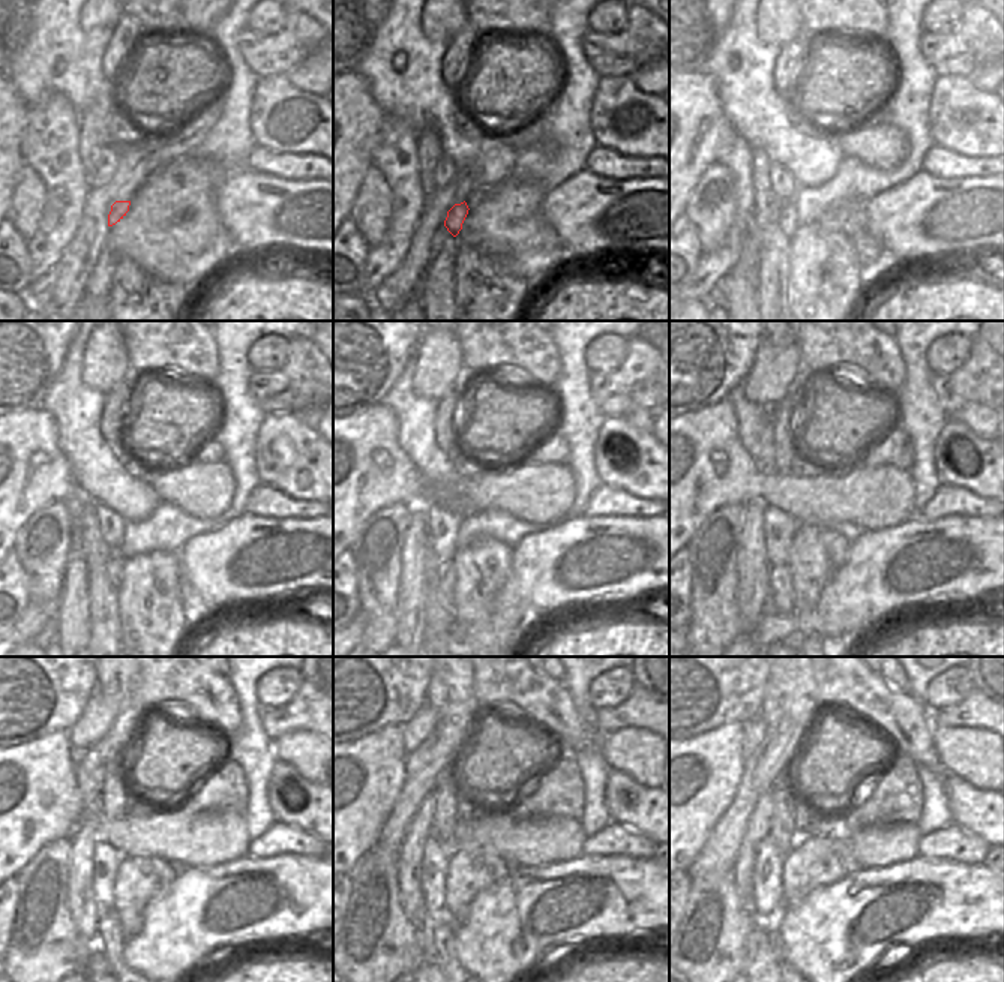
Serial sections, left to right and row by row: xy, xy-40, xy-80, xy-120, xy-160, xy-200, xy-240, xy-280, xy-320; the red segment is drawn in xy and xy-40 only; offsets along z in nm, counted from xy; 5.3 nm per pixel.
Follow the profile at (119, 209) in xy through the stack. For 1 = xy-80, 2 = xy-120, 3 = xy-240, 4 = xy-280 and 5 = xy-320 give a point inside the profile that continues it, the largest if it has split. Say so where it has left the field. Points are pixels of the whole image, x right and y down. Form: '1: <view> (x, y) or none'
1: xy-80 (788, 224)
2: xy-120 (113, 567)
3: xy-240 (110, 939)
4: xy-280 (440, 949)
5: xy-320 (781, 961)

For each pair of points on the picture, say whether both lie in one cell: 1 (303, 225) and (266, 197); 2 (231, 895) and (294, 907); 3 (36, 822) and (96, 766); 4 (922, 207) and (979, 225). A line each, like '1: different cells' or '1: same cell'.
1: same cell
2: same cell
3: different cells
4: same cell

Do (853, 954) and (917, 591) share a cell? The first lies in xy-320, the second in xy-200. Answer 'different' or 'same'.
same

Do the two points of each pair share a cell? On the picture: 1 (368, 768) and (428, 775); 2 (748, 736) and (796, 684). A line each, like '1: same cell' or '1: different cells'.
1: different cells
2: different cells

